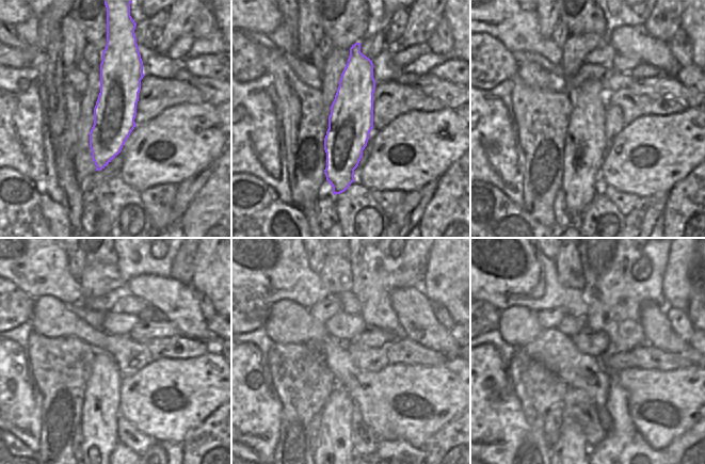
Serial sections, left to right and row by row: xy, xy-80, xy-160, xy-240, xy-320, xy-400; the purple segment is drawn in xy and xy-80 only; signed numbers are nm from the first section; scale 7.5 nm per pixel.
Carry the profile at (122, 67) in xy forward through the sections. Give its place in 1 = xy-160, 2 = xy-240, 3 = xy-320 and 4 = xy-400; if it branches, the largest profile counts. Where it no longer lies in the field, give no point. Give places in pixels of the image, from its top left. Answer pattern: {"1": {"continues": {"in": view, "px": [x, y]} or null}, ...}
{"1": {"continues": {"in": "xy-160", "px": [583, 153]}}, "2": {"continues": {"in": "xy-240", "px": [101, 403]}}, "3": {"continues": {"in": "xy-320", "px": [335, 453]}}, "4": {"continues": {"in": "xy-400", "px": [570, 454]}}}

